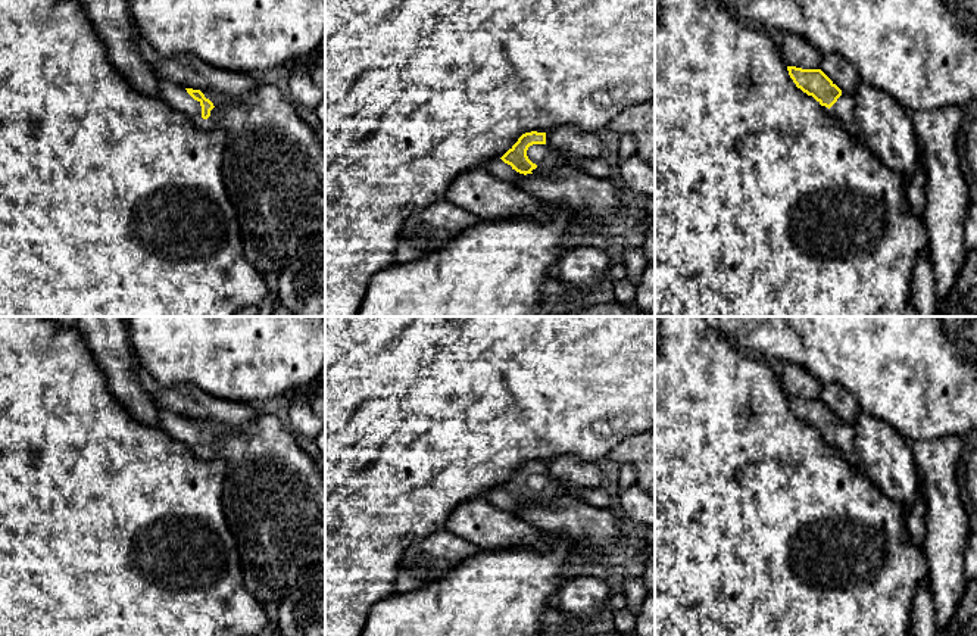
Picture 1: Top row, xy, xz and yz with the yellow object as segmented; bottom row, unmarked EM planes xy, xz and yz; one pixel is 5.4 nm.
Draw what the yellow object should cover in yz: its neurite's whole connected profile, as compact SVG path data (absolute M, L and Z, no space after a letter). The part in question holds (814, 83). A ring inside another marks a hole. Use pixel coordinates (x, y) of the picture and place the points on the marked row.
M787 66L789 75L808 96L812 96L827 115L834 118L850 137L862 140L855 122L855 96L842 91L821 69Z

